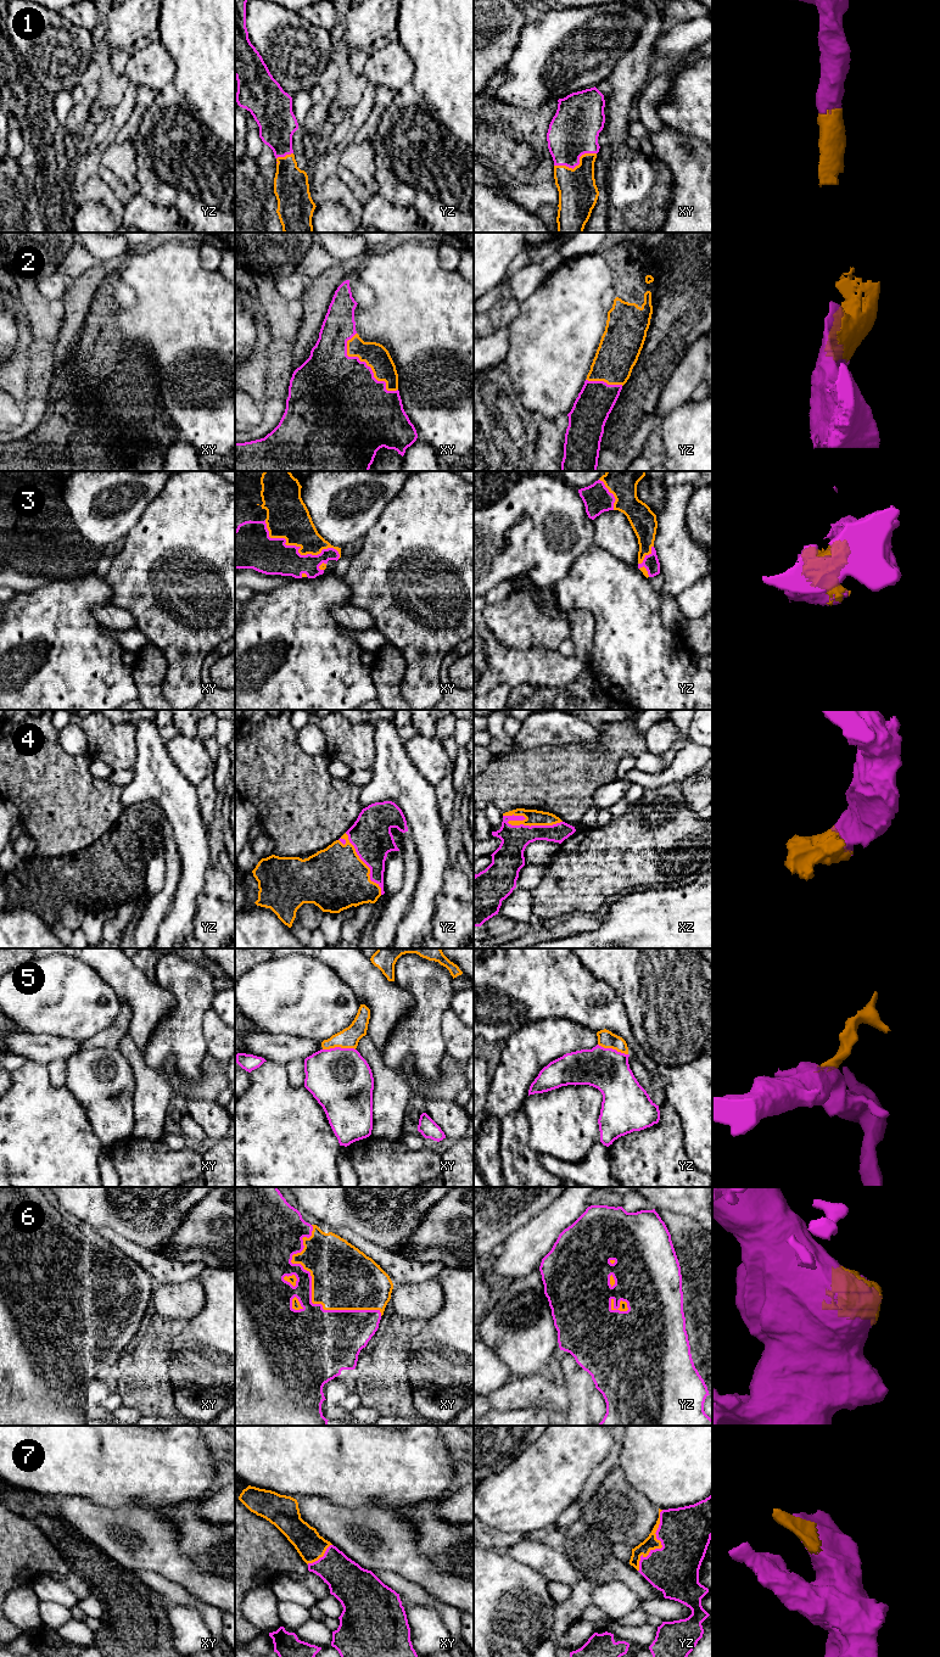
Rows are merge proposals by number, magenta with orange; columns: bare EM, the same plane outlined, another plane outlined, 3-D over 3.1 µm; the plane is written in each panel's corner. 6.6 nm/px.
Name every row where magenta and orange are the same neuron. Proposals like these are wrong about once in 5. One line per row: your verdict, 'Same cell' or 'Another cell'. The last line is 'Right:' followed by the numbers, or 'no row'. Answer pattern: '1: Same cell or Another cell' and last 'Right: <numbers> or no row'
1: Same cell
2: Same cell
3: Same cell
4: Same cell
5: Another cell
6: Same cell
7: Same cell
Right: 1, 2, 3, 4, 6, 7

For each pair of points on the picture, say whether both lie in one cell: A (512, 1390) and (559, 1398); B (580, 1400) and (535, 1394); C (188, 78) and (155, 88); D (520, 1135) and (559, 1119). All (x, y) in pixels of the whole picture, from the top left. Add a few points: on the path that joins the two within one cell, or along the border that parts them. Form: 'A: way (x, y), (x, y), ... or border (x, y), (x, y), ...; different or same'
A: way (524, 1392), (536, 1392), (540, 1395), (547, 1395); same
B: border (564, 1384), (569, 1399), (566, 1412); different
C: border (171, 56), (174, 77), (154, 94); different
D: border (521, 1109), (527, 1119), (529, 1146), (536, 1153); different

